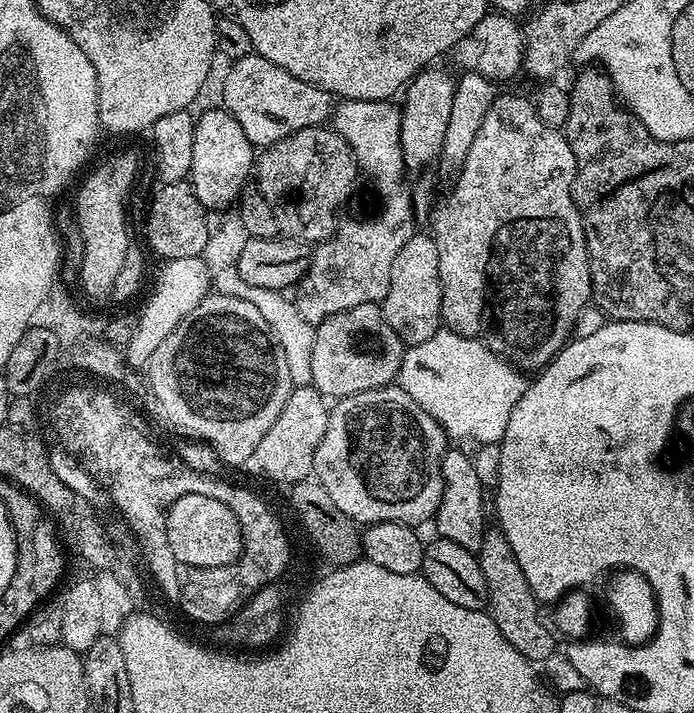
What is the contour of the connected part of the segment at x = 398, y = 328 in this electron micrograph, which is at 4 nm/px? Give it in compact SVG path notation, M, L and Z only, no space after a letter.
M420 230L408 239L402 250L398 250L390 274L390 286L382 301L384 317L405 345L411 346L426 342L436 332L441 331L441 306L442 286L438 266L438 246L429 233L427 236Z

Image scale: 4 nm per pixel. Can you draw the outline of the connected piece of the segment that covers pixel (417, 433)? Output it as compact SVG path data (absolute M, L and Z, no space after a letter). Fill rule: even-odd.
M398 386L375 388L345 396L335 401L328 413L326 434L318 446L315 479L330 494L338 510L346 514L357 525L367 526L378 522L398 522L421 526L433 519L442 502L442 464L444 453L449 451L450 438L444 428L410 394Z

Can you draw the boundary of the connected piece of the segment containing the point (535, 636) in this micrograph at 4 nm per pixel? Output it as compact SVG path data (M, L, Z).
M485 531L478 559L488 583L490 615L502 638L506 638L506 642L510 642L510 646L514 646L514 650L529 662L547 662L557 651L553 629L548 624L549 629L544 625L540 617L541 601L530 590L530 582L526 582L526 574L522 574L522 566L518 566L518 558L514 558L514 550L510 548L510 542L506 542L503 532Z

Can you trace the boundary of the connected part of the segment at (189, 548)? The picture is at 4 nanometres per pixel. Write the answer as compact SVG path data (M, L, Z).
M182 494L178 502L169 506L166 534L178 564L188 564L190 567L234 563L239 559L245 543L238 518L230 506L222 506L218 498L206 498L206 494Z

